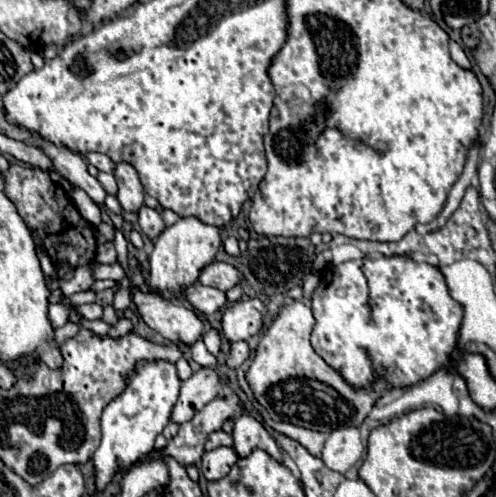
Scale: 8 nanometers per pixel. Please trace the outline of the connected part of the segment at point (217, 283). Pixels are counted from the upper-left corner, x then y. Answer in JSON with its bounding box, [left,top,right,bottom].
[200,262,240,290]

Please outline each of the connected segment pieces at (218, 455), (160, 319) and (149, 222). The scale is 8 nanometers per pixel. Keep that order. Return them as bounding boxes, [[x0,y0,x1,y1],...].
[[200,448,238,480],[134,292,204,346],[138,206,164,240]]

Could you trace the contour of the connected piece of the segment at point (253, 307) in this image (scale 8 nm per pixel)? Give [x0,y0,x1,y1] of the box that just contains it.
[222,298,266,342]

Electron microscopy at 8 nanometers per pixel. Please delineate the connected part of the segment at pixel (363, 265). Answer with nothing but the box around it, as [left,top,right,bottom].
[312,256,462,388]

